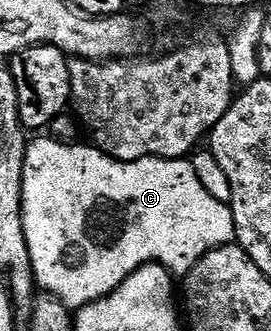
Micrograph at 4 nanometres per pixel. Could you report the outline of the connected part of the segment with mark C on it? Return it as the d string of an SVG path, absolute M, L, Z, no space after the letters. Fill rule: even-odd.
M34 137L26 144L26 156L24 157L24 173L22 174L22 224L24 225L24 237L28 241L28 253L30 254L30 260L34 266L34 282L43 292L49 295L54 295L71 311L76 313L84 305L88 305L96 299L101 299L104 295L110 295L116 288L129 277L133 271L140 269L146 263L158 263L162 267L166 267L170 274L175 277L185 277L195 265L199 263L201 259L212 249L217 247L228 247L235 242L234 237L234 214L230 212L229 203L221 203L216 201L216 197L212 197L212 193L208 193L208 189L204 189L204 185L200 185L200 177L196 177L196 169L193 162L189 158L185 159L137 159L131 163L122 163L118 159L114 159L111 155L106 155L104 152L98 150L93 145L87 145L85 147L82 141L63 141L61 139L55 139L53 137L45 137L46 139L38 139L42 137Z

